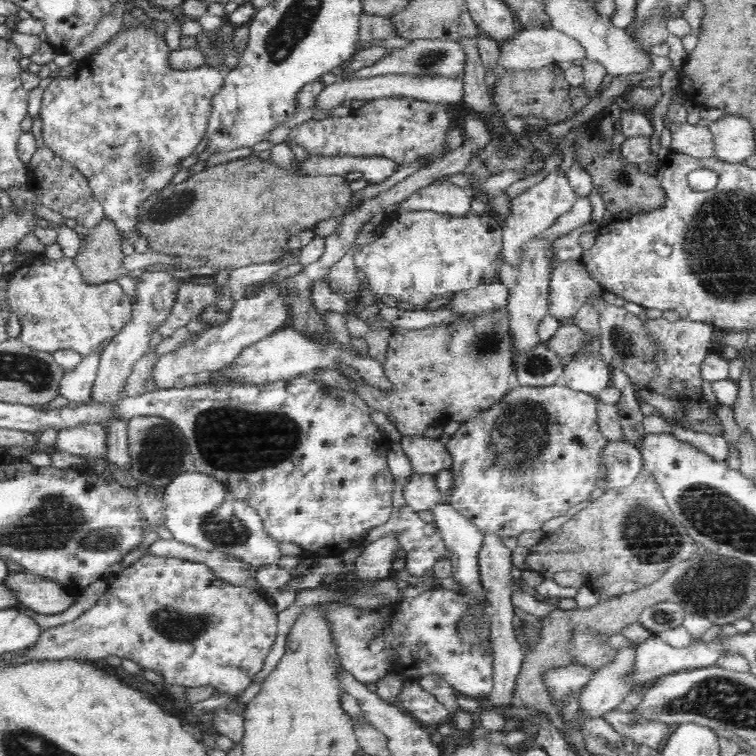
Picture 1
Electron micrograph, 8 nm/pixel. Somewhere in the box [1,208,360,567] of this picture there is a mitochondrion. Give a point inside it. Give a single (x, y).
(230, 439)

